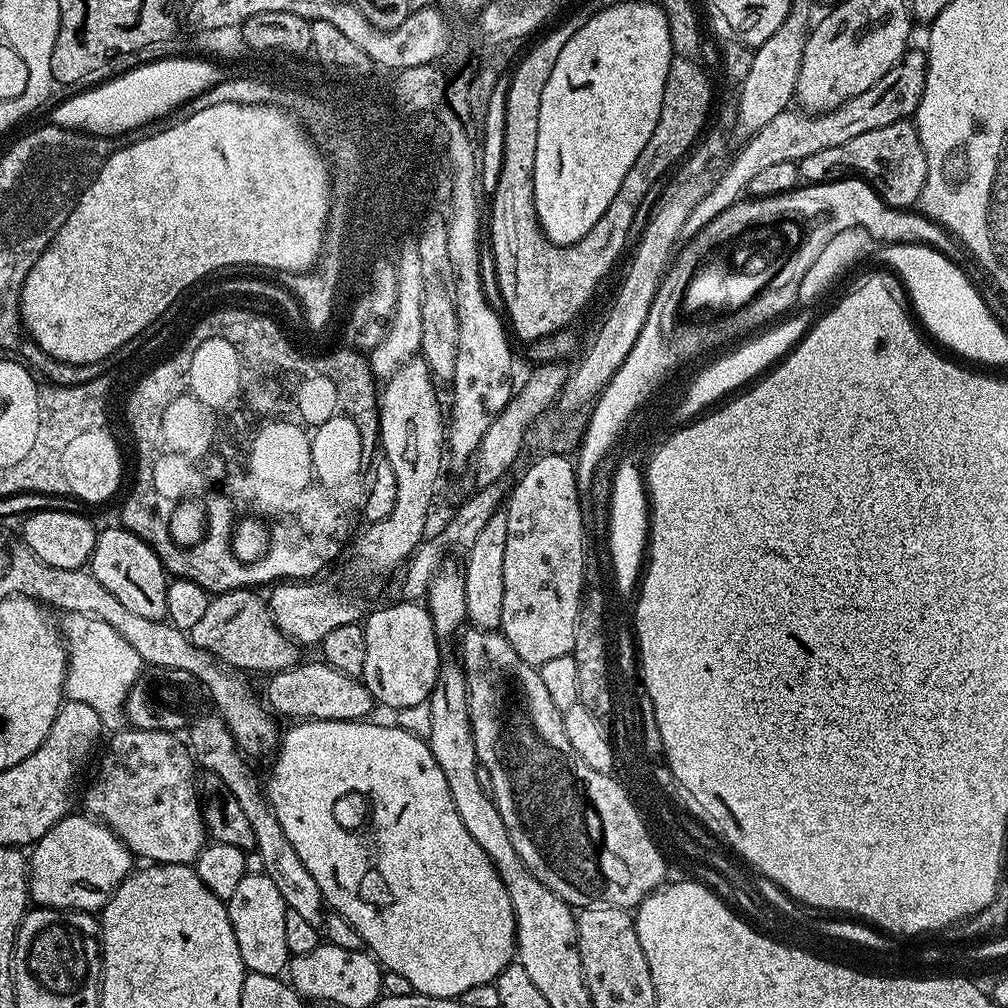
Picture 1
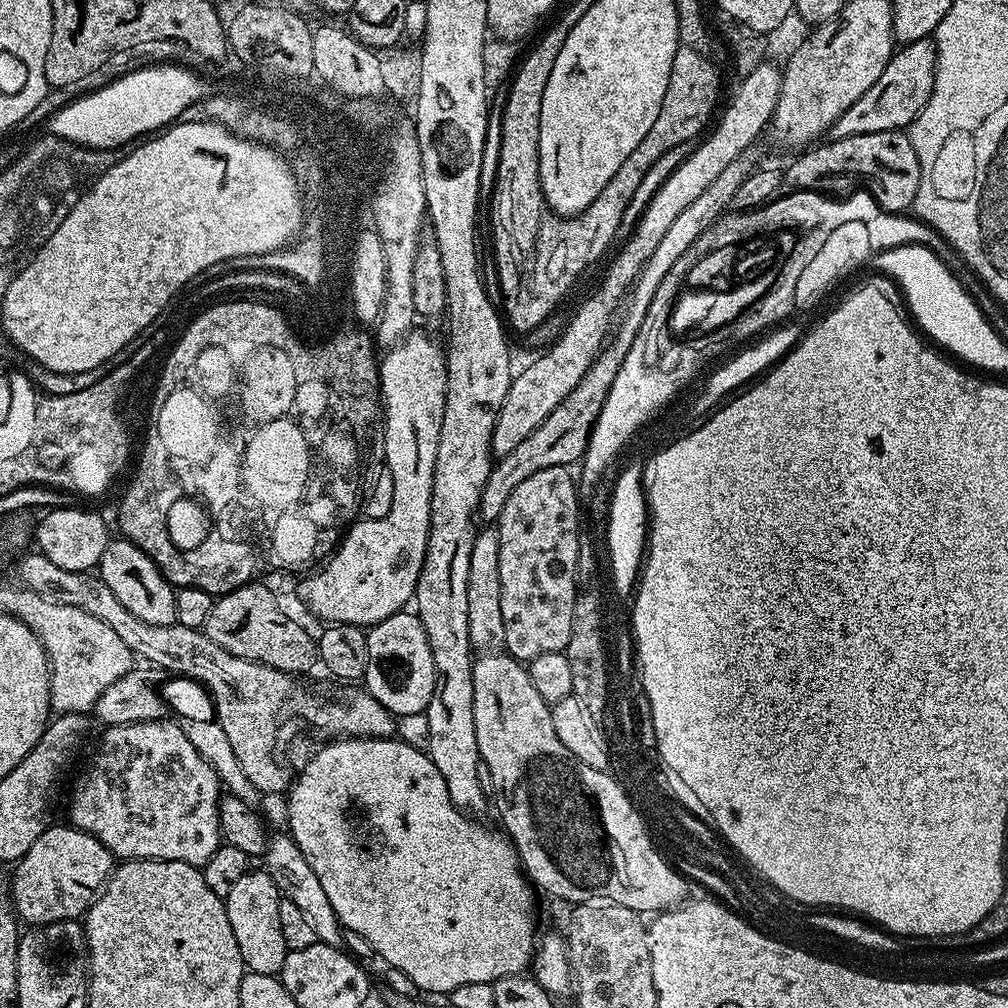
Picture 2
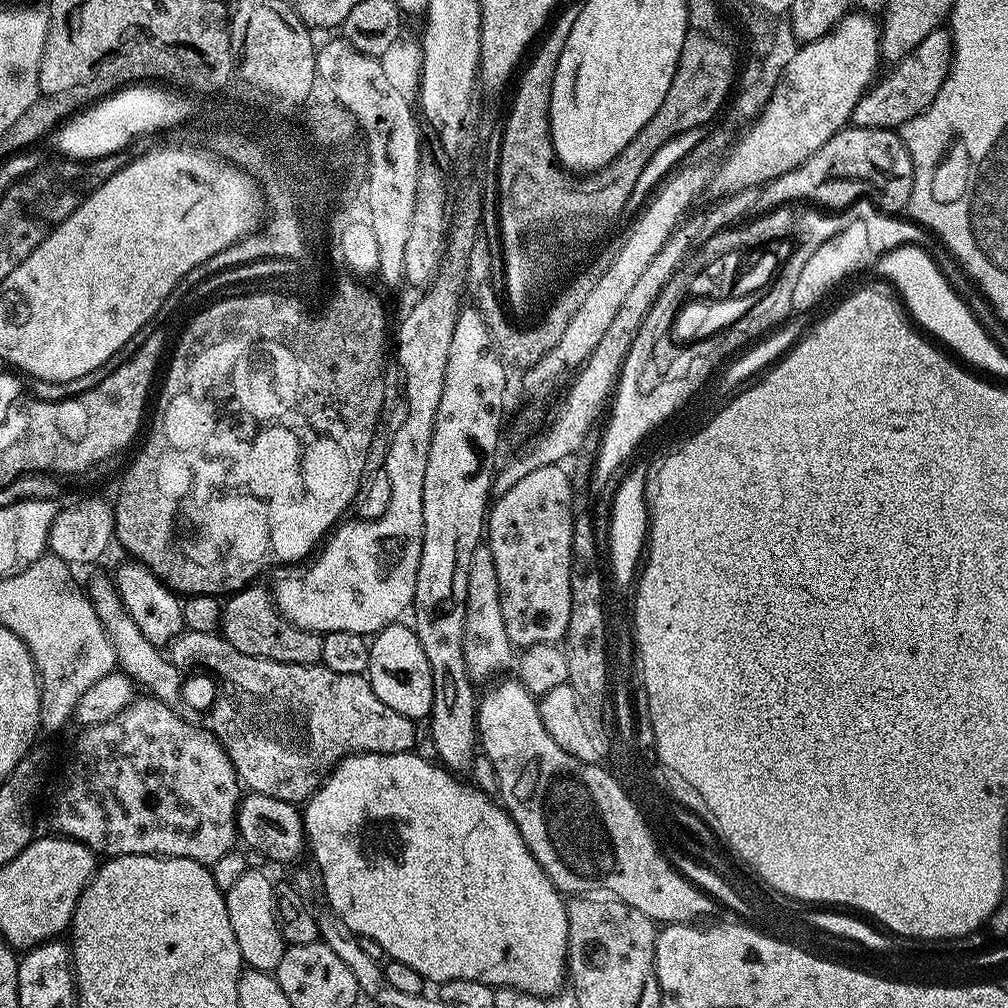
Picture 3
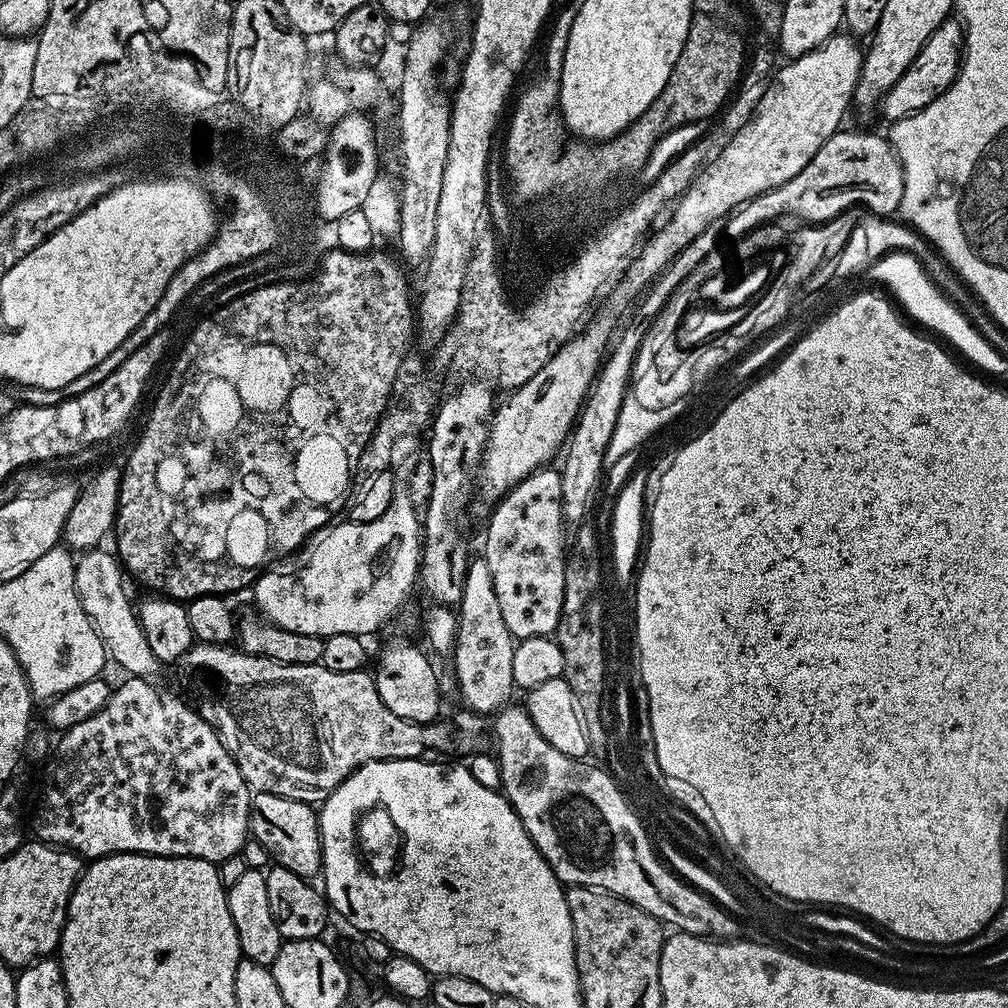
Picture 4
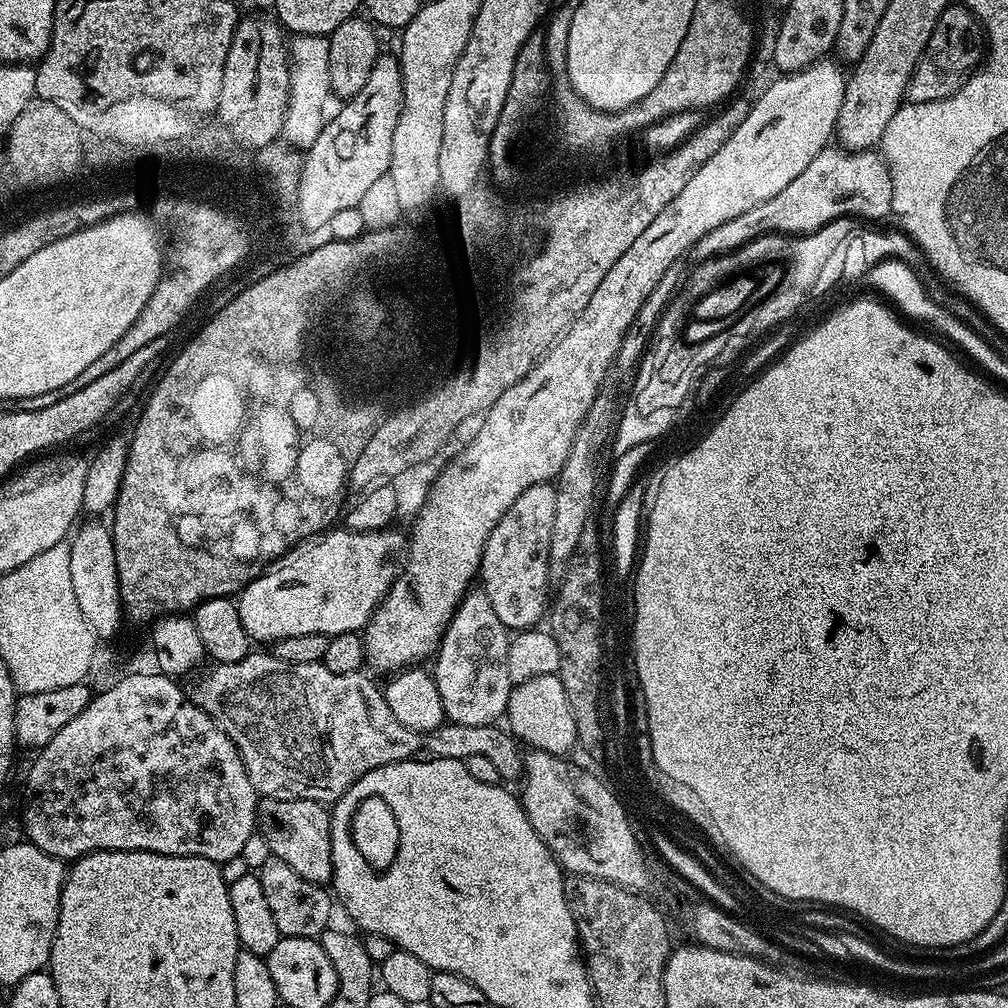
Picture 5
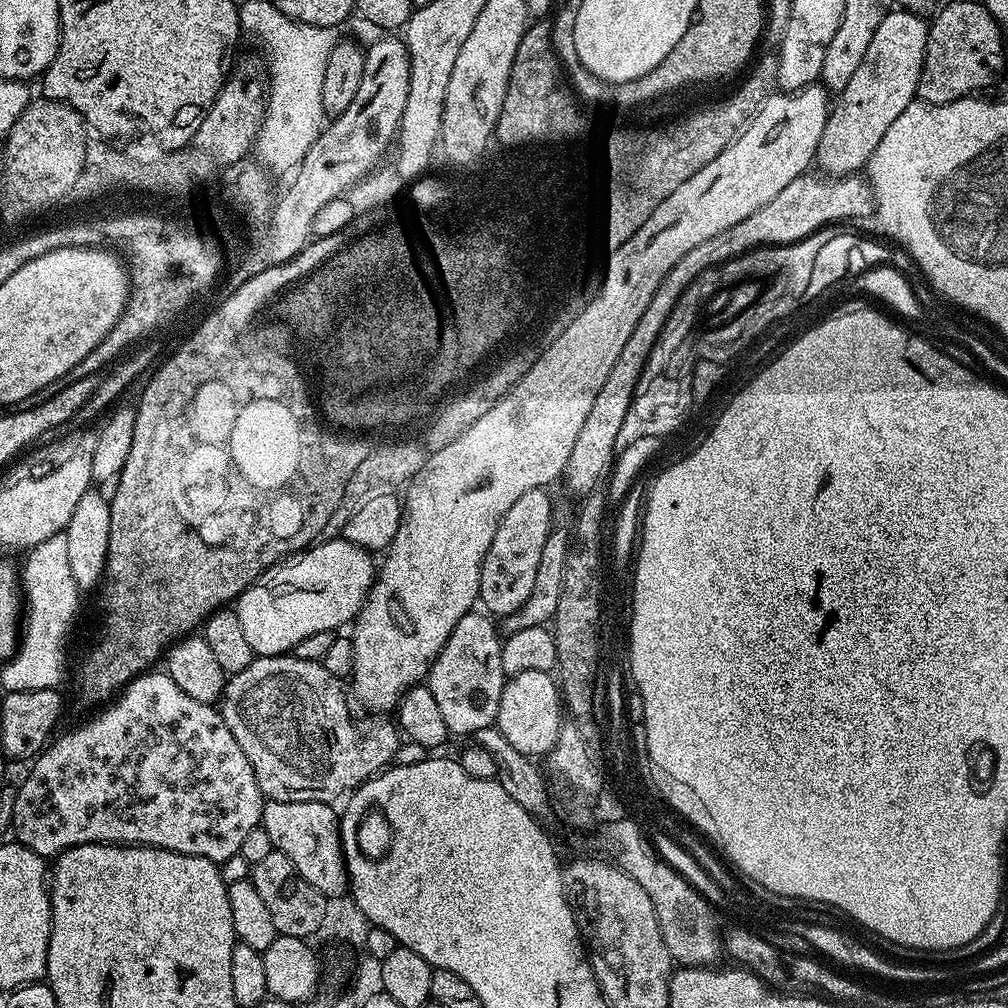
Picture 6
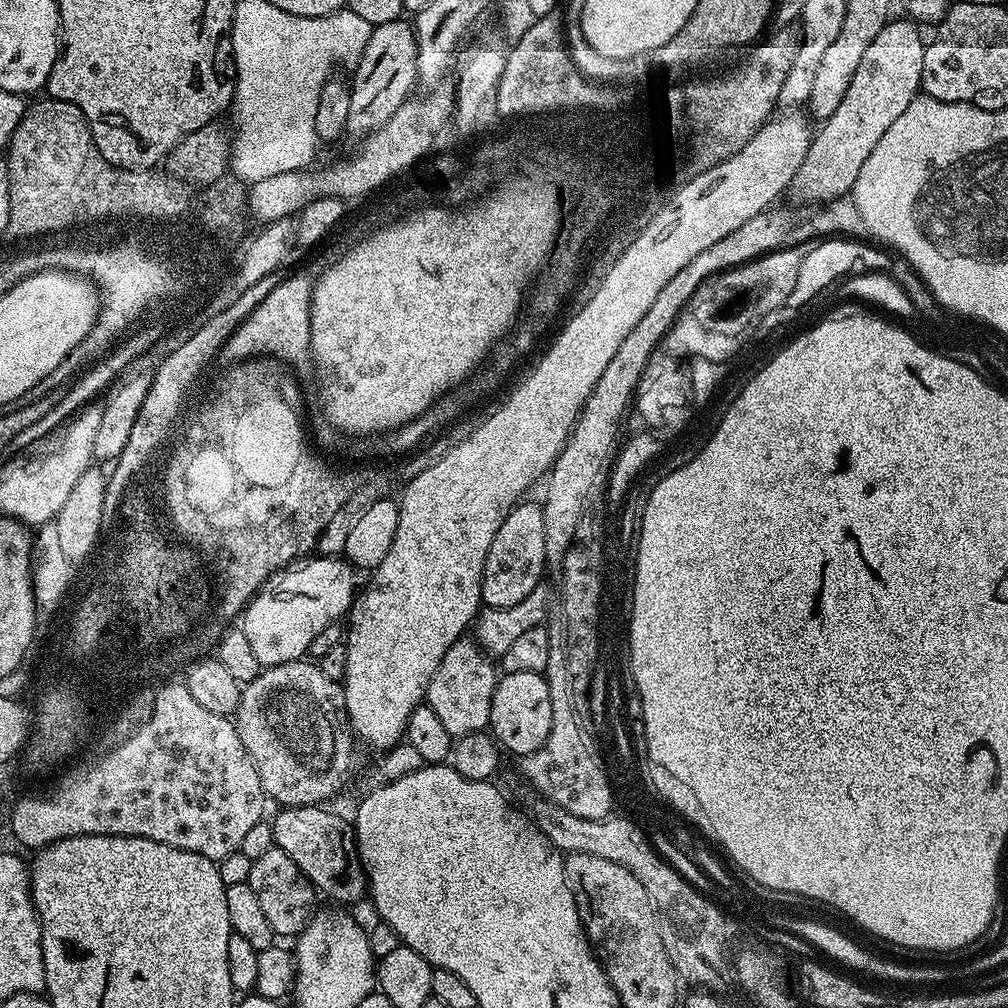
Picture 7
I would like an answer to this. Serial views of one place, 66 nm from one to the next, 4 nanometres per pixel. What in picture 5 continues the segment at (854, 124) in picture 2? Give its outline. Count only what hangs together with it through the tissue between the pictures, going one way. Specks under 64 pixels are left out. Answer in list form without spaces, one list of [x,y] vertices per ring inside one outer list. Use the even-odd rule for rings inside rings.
[[[950,4],[935,23],[922,58],[911,76],[907,101],[918,105],[952,97],[979,67],[983,54],[984,42],[972,12],[965,5]]]

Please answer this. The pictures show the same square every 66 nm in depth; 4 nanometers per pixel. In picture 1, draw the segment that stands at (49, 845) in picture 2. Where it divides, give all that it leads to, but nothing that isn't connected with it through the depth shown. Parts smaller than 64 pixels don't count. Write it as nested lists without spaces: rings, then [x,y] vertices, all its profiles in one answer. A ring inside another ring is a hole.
[[[69,814],[57,822],[31,849],[28,895],[33,905],[41,908],[57,908],[67,912],[99,913],[105,902],[114,894],[118,885],[134,868],[131,848],[106,824],[87,815]]]

